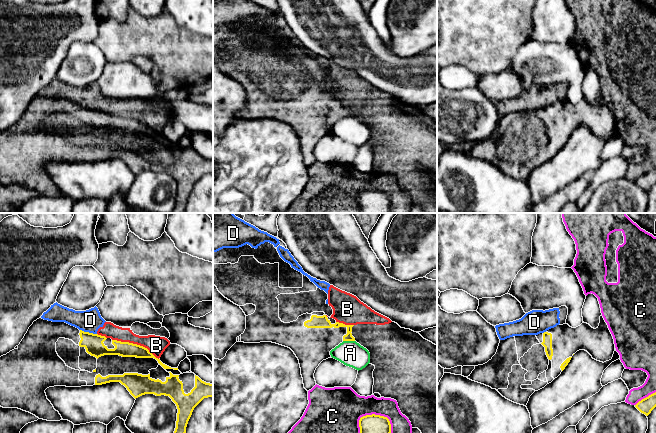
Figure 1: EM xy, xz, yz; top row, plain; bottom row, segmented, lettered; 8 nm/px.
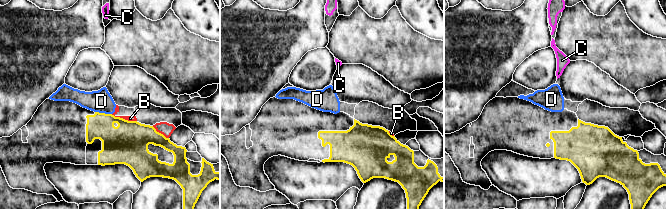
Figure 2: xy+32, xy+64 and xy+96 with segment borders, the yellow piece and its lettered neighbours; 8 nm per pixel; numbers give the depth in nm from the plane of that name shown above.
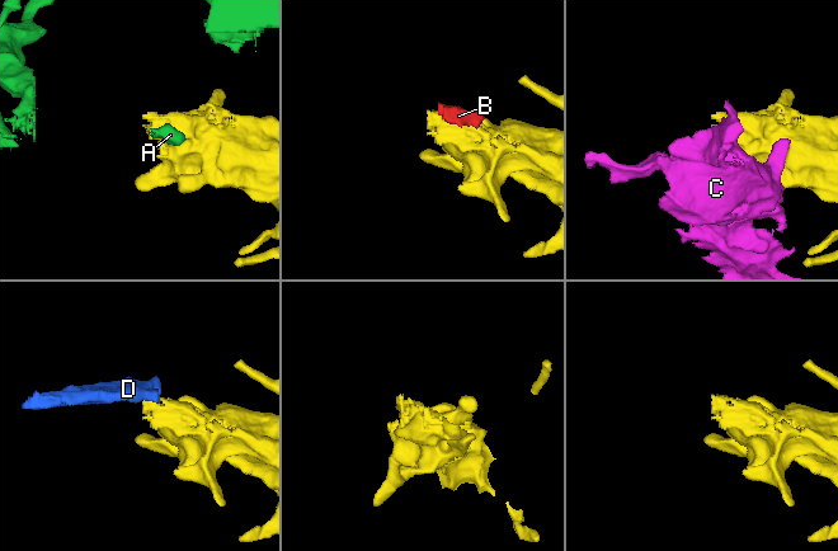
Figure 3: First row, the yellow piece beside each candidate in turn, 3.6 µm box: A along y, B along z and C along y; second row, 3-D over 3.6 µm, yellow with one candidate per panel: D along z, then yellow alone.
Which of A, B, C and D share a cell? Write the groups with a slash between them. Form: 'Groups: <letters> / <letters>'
Groups: A / B D / C

